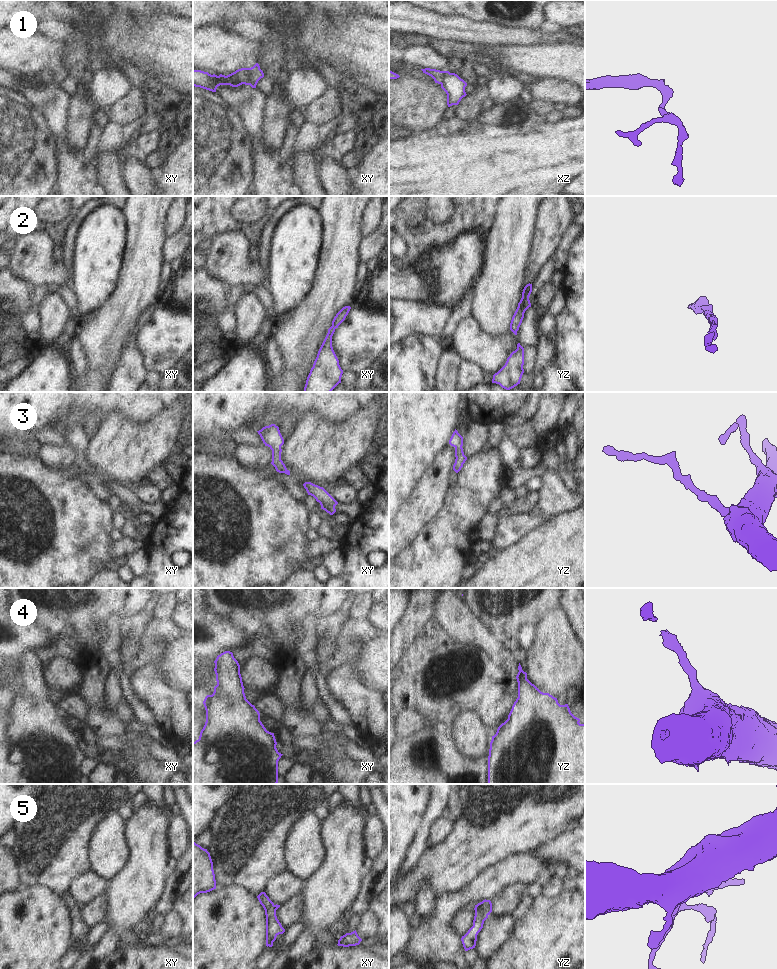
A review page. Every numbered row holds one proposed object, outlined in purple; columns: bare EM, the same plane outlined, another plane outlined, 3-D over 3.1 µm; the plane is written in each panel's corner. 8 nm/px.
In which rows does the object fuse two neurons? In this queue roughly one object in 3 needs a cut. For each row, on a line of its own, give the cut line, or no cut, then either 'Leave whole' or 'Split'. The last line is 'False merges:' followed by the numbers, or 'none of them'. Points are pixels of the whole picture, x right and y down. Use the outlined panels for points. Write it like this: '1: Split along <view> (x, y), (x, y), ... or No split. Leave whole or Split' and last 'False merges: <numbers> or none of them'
1: Split along xy (246, 68), (249, 84). Split
2: No split. Leave whole
3: No split. Leave whole
4: No split. Leave whole
5: Split along yz (475, 906), (487, 915). Split
False merges: 1, 5

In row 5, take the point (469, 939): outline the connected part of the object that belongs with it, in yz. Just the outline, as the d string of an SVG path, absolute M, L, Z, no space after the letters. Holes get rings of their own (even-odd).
M475 907L474 910L475 916L473 920L473 926L461 938L465 951L475 948L477 935L483 928L484 921L488 918L488 915L484 914L480 909Z

